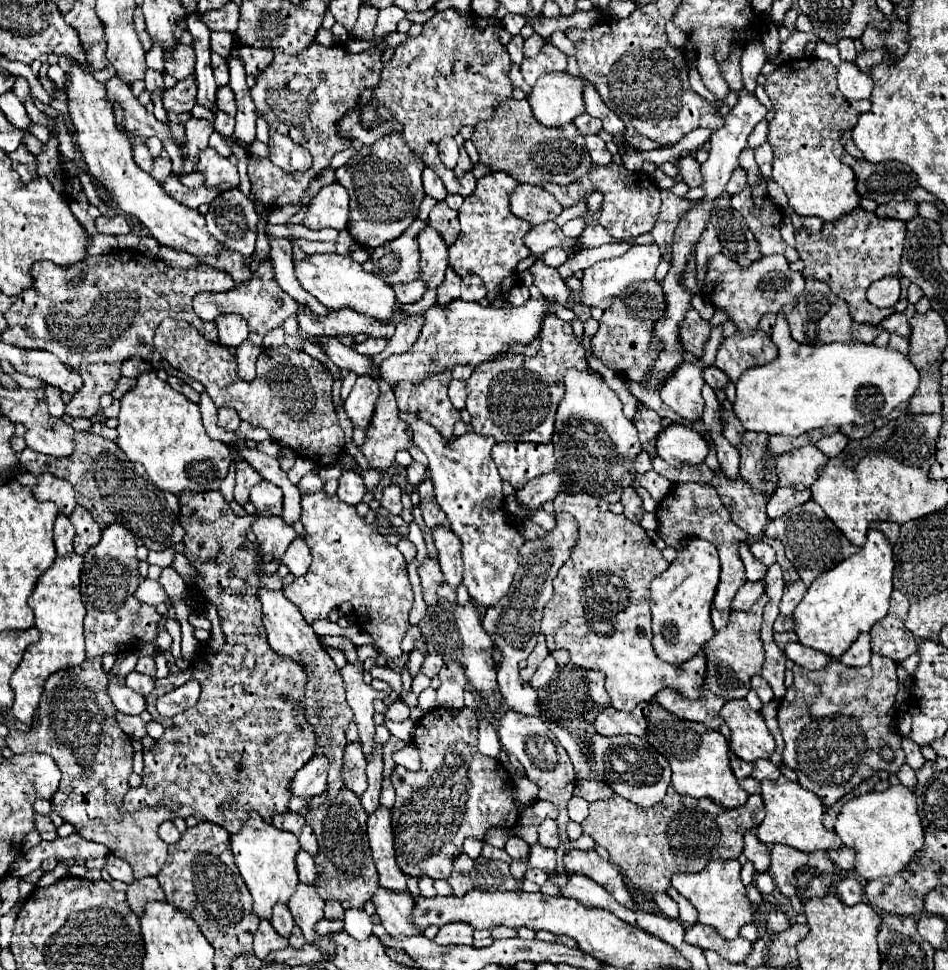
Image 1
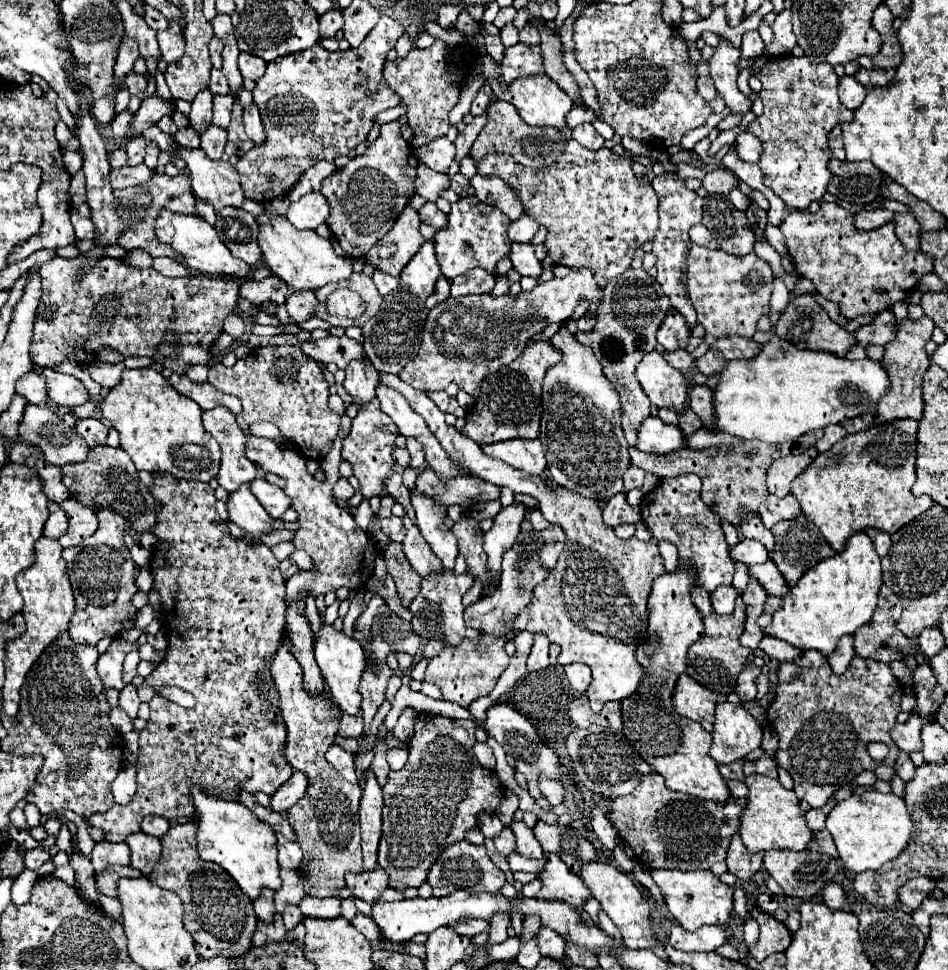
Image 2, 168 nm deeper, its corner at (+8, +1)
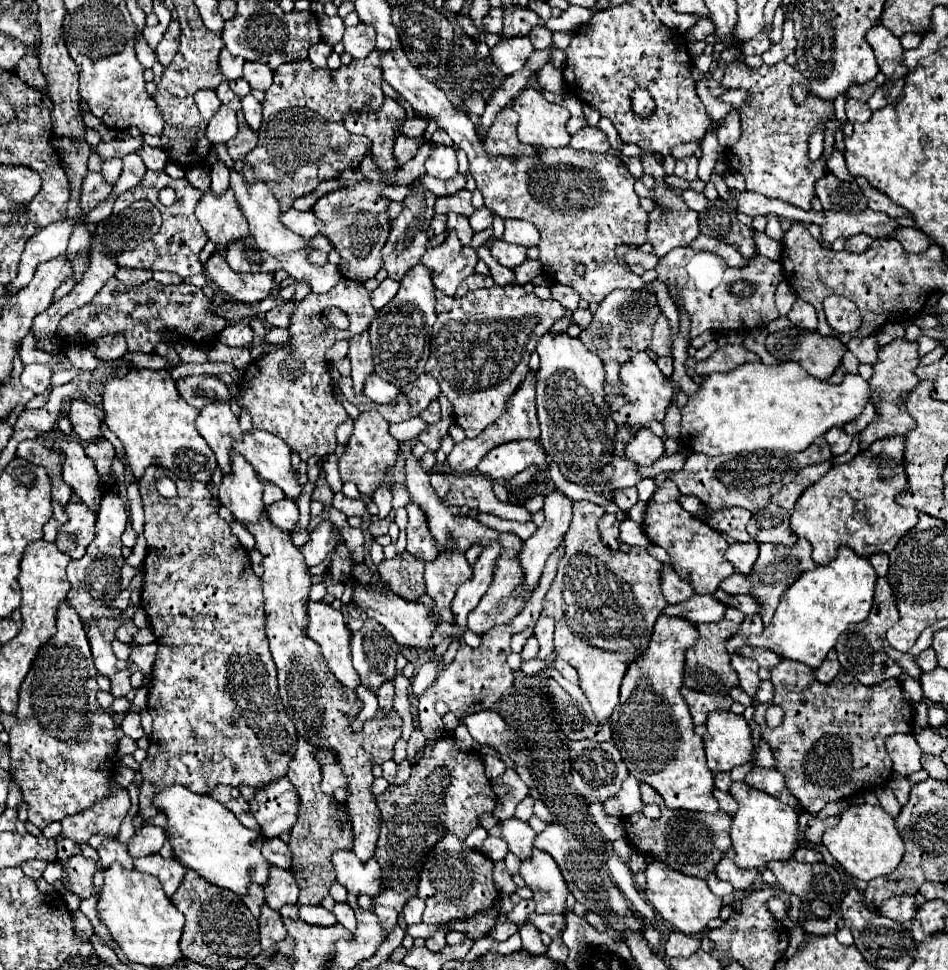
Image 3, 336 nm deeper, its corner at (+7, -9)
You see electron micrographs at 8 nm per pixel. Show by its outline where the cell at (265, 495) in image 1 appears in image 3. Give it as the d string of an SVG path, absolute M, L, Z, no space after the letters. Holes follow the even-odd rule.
M281 500L267 506L267 514L271 522L283 530L293 530L299 522L299 508L293 500Z

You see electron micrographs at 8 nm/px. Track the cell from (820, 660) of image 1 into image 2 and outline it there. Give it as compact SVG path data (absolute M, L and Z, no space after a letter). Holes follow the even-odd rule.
M764 636L760 642L760 648L770 656L776 658L778 662L794 662L798 658L802 658L802 650L798 650L796 646L790 646L788 642L782 642L778 638L772 636Z

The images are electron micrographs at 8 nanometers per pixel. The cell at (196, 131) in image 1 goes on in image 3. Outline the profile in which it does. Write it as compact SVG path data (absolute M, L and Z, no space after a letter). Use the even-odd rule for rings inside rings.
M199 90L199 92L195 94L195 102L197 102L199 112L201 112L201 116L203 116L205 120L211 120L211 118L215 116L215 112L219 110L219 106L221 106L215 90Z

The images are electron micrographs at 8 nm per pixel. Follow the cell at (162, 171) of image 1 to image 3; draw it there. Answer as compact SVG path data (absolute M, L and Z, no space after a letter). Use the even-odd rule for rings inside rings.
M143 144L143 148L139 148L137 154L143 158L143 162L149 170L159 170L167 164L167 154L161 152L161 148L153 148L153 146Z

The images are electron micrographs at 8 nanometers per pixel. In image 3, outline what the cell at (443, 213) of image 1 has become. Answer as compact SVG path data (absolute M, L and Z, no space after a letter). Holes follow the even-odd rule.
M435 214L435 218L431 220L431 226L429 226L429 238L431 238L431 236L437 236L437 234L441 234L441 232L445 232L445 230L447 230L447 228L445 228L445 222L447 222L447 216Z

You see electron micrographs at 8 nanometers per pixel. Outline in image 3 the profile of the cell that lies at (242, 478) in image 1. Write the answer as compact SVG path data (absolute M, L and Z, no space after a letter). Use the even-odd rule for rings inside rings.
M215 400L207 404L199 418L195 420L195 426L203 440L209 444L209 448L217 456L217 464L221 466L223 474L227 474L229 468L229 450L231 450L231 440L239 440L243 436L237 416L231 412L229 402Z

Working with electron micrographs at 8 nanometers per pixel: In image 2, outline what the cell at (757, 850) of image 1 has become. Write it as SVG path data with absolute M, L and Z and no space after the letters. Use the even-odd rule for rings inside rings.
M734 834L732 836L726 862L728 862L728 870L732 874L736 874L738 878L742 878L742 880L750 880L752 878L754 872L752 872L752 866L750 866L750 852L742 844L740 834Z

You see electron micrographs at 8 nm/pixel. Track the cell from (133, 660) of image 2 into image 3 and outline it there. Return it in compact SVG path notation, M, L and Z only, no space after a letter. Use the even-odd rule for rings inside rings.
M121 670L117 672L113 678L111 678L111 694L115 698L123 698L131 692L131 684L129 684L129 676L131 672L129 670Z

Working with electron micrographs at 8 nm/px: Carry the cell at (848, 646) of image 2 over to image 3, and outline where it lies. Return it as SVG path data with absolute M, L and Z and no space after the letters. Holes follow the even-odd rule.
M831 650L827 654L827 658L823 660L823 664L815 670L815 680L827 684L827 682L831 682L837 676L839 670L841 670L841 666L839 666L839 660L837 660L837 652Z

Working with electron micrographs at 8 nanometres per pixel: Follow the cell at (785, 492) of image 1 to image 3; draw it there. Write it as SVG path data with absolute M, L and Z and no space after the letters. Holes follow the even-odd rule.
M769 504L767 508L751 516L751 522L747 524L747 534L757 544L771 542L771 544L793 546L797 542L795 534L791 534L789 530L789 512L775 504Z

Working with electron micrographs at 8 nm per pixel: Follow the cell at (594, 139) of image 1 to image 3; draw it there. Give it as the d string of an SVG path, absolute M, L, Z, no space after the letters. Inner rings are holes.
M591 126L575 132L571 136L569 146L575 148L575 150L587 150L587 152L599 152L599 154L605 154L611 148L607 134L599 128L591 128Z

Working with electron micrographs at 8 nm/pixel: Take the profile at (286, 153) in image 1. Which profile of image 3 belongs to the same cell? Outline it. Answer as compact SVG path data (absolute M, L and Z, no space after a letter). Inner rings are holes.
M253 94L243 96L241 102L243 102L245 120L249 122L249 126L251 126L253 130L259 130L259 124L261 124L261 102L259 102Z

